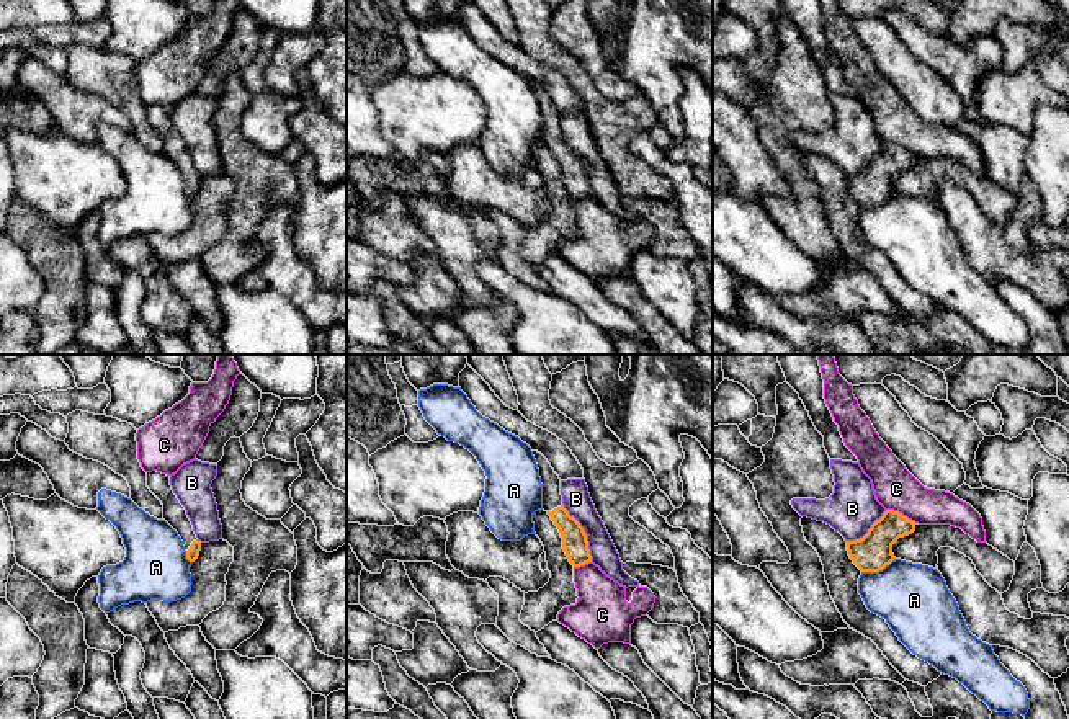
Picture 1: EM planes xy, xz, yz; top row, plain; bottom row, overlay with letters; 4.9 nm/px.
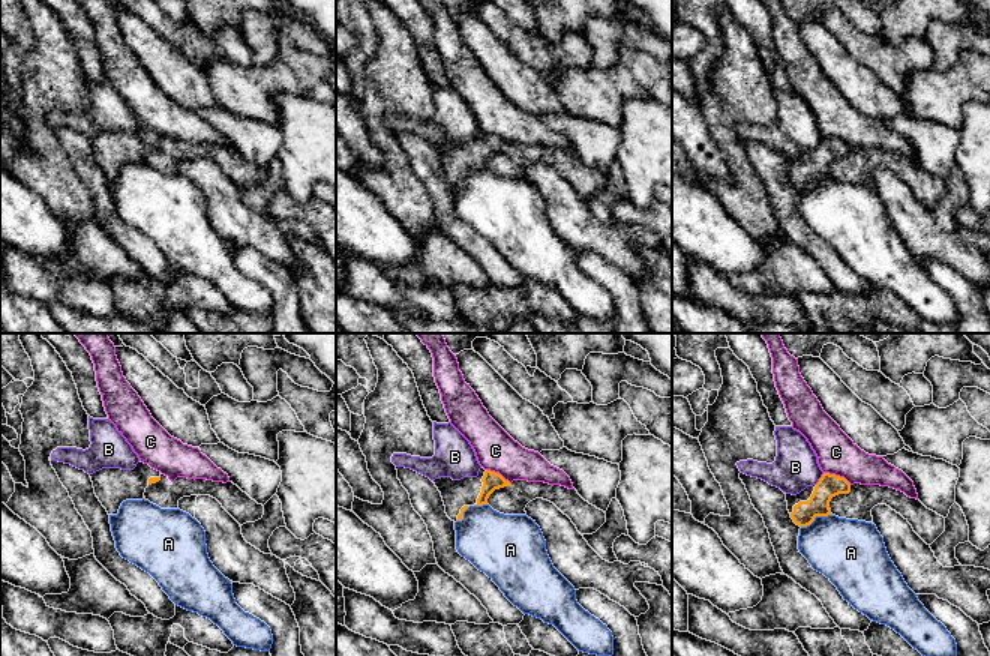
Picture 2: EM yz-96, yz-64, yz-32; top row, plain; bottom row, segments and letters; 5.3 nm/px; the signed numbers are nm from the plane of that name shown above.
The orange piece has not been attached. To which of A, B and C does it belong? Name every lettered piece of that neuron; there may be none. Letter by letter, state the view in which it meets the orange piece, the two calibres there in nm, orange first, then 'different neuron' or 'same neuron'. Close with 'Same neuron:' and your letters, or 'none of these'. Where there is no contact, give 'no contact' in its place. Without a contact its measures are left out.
A: contact in yz; calibres 190 and 340 nm; different neuron
B: contact in xz; calibres 130 and 140 nm; different neuron
C: contact in yz; calibres 190 and 220 nm; different neuron
Same neuron: none of these

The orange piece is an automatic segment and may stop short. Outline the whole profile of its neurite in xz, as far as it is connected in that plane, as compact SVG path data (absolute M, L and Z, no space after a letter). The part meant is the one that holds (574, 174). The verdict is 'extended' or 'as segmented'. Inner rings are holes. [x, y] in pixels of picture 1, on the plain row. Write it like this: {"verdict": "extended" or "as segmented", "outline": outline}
{"verdict": "extended", "outline": "M533 85L543 118L543 144L551 150L562 172L562 183L574 201L592 196L588 175L580 157L562 139L561 113L548 93Z"}

